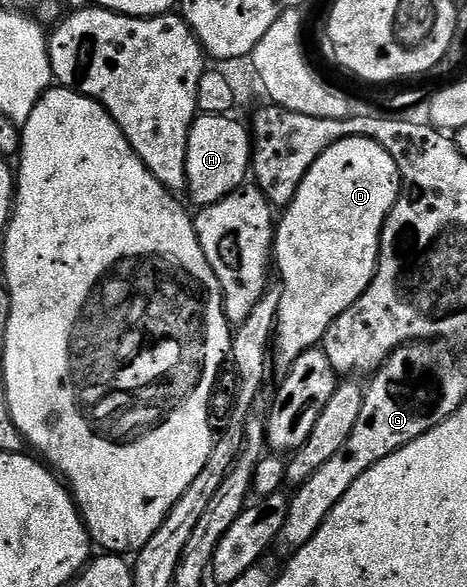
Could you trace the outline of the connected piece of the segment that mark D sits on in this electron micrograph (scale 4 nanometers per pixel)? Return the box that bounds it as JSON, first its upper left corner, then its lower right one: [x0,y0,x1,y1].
[272,138,402,372]

